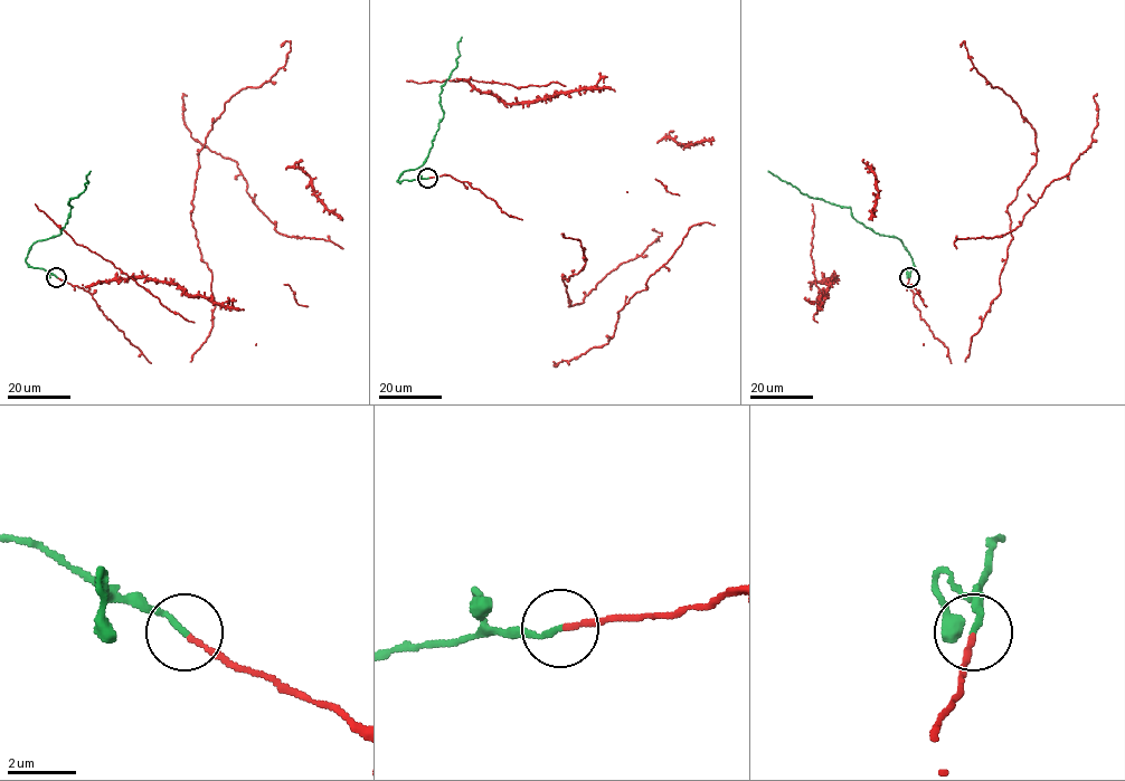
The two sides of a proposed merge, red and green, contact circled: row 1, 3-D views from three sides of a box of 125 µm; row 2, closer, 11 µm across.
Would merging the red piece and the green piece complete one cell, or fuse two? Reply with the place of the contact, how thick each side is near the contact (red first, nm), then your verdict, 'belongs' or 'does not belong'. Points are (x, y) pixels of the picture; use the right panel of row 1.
at (909, 277); 160 nm thick on the red side, 160 nm on the other; belongs

